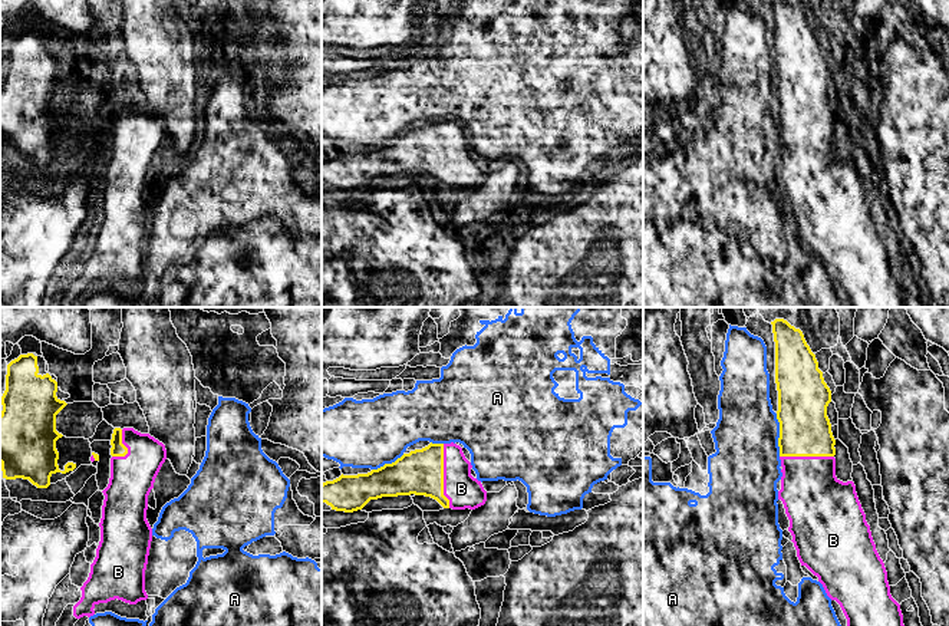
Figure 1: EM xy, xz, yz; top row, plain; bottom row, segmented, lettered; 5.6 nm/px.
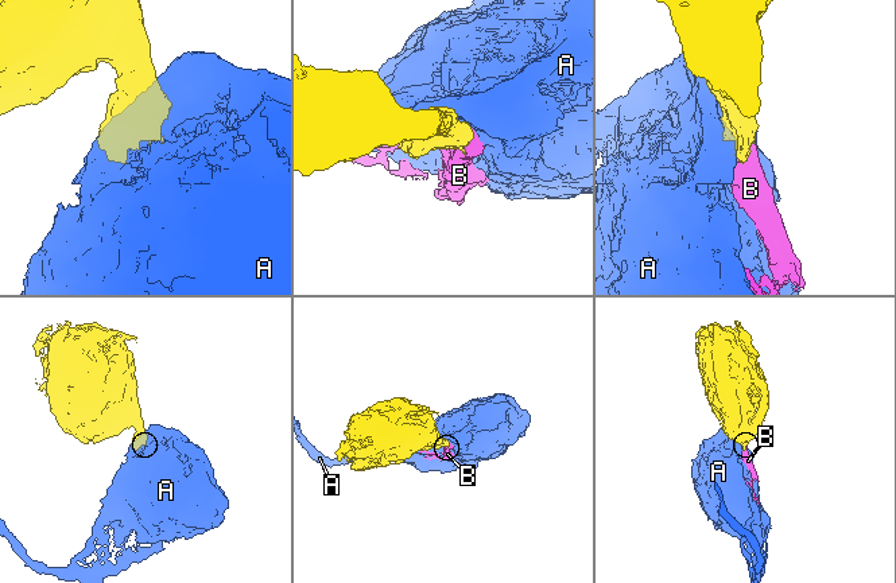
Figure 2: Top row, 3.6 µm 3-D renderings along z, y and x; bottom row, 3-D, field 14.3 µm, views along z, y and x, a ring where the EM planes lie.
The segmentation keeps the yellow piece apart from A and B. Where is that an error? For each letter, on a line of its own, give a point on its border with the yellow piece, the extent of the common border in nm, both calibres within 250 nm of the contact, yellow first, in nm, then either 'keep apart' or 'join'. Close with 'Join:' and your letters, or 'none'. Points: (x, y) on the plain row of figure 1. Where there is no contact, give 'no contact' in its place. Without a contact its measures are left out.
A: yz (780, 114) | 240 nm | 280/380 nm | keep apart
B: xz (442, 154) | 360 nm | 260/190 nm | join
Join: B

